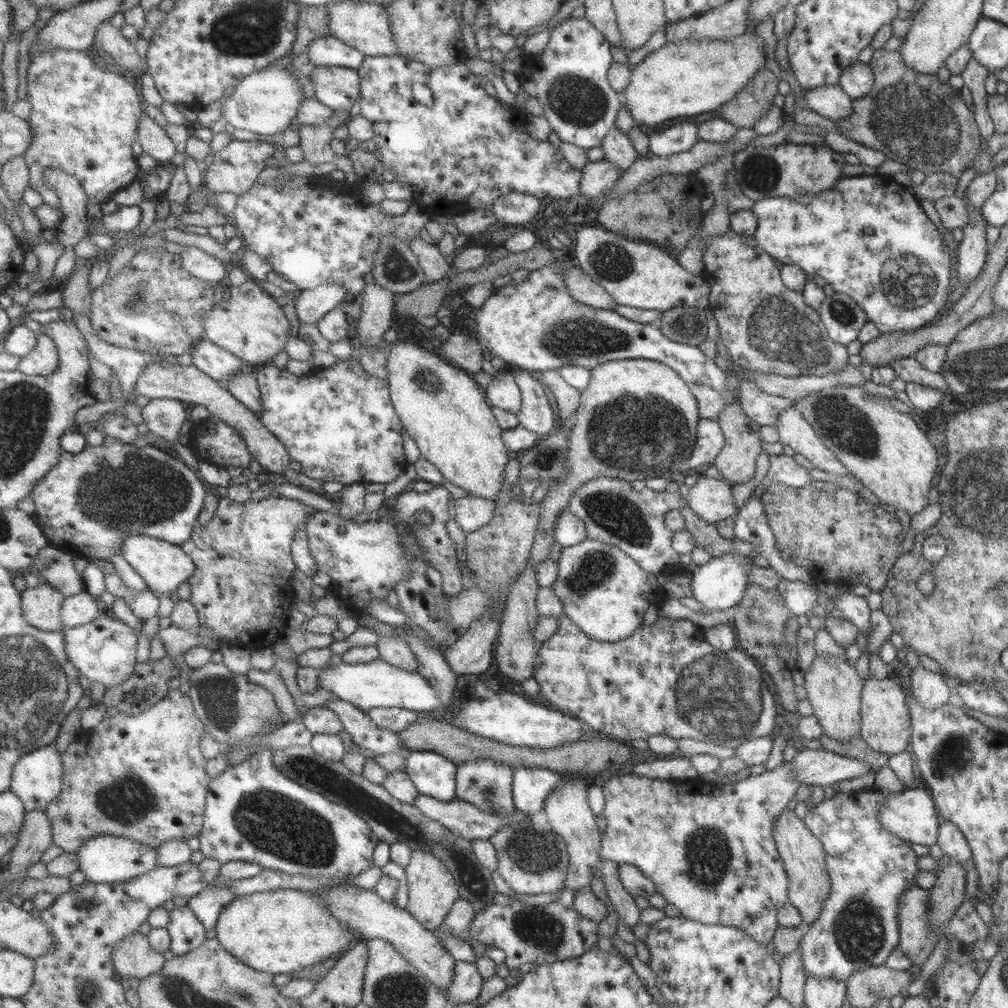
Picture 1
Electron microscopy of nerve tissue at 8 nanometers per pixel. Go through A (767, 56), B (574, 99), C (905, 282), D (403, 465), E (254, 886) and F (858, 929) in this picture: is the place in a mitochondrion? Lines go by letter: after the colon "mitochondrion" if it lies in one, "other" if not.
A: other
B: mitochondrion
C: mitochondrion
D: other
E: other
F: mitochondrion

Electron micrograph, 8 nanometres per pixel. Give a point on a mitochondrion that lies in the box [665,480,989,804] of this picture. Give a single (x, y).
(954, 753)

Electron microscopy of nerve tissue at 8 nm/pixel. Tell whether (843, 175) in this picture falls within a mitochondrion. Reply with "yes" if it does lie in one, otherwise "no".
no

